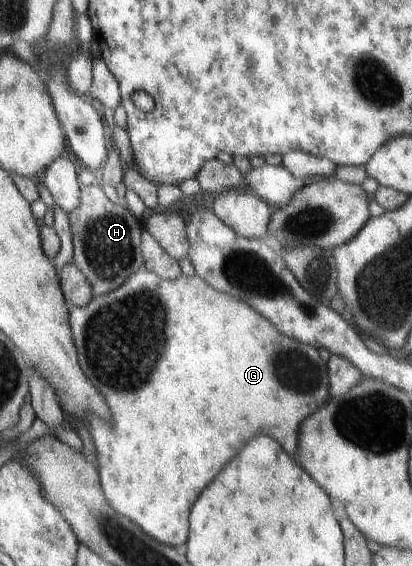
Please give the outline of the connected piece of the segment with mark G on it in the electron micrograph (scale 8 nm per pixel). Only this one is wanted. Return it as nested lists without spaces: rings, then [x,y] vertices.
[[[143,269],[135,274],[119,290],[108,295],[96,296],[95,300],[86,307],[78,307],[69,303],[71,308],[71,326],[75,332],[75,342],[79,346],[79,356],[83,364],[83,370],[87,372],[87,378],[93,380],[93,384],[103,392],[105,400],[111,406],[111,412],[115,418],[105,420],[97,412],[89,412],[91,423],[88,424],[97,452],[97,462],[100,466],[103,488],[107,494],[107,500],[111,506],[139,524],[143,532],[147,532],[151,538],[167,544],[173,548],[181,548],[187,544],[191,536],[191,510],[195,502],[199,500],[199,494],[203,488],[207,488],[221,470],[235,458],[239,450],[247,446],[255,436],[267,434],[275,436],[291,454],[298,454],[300,450],[299,430],[307,418],[313,416],[320,408],[323,408],[329,400],[331,392],[331,374],[328,362],[325,362],[317,351],[307,343],[295,340],[293,337],[283,334],[267,316],[259,314],[249,302],[225,294],[217,288],[213,288],[202,276],[189,278],[183,275],[177,280],[167,280],[159,273],[151,272],[151,269]]]

